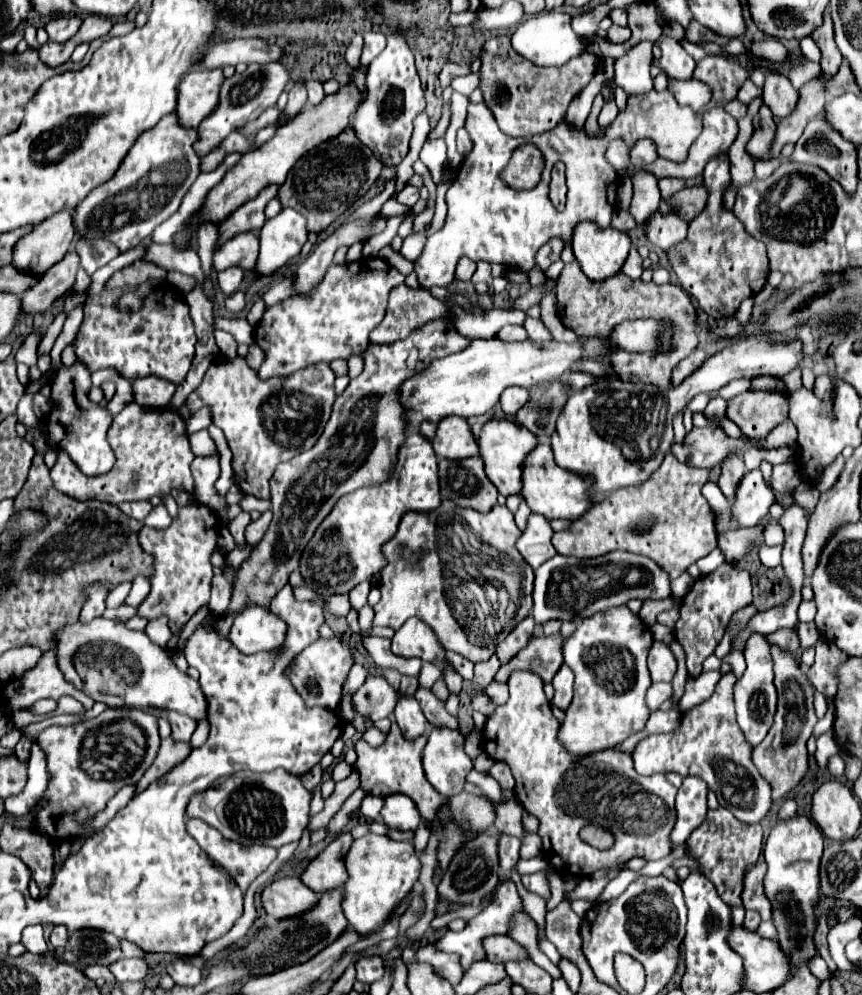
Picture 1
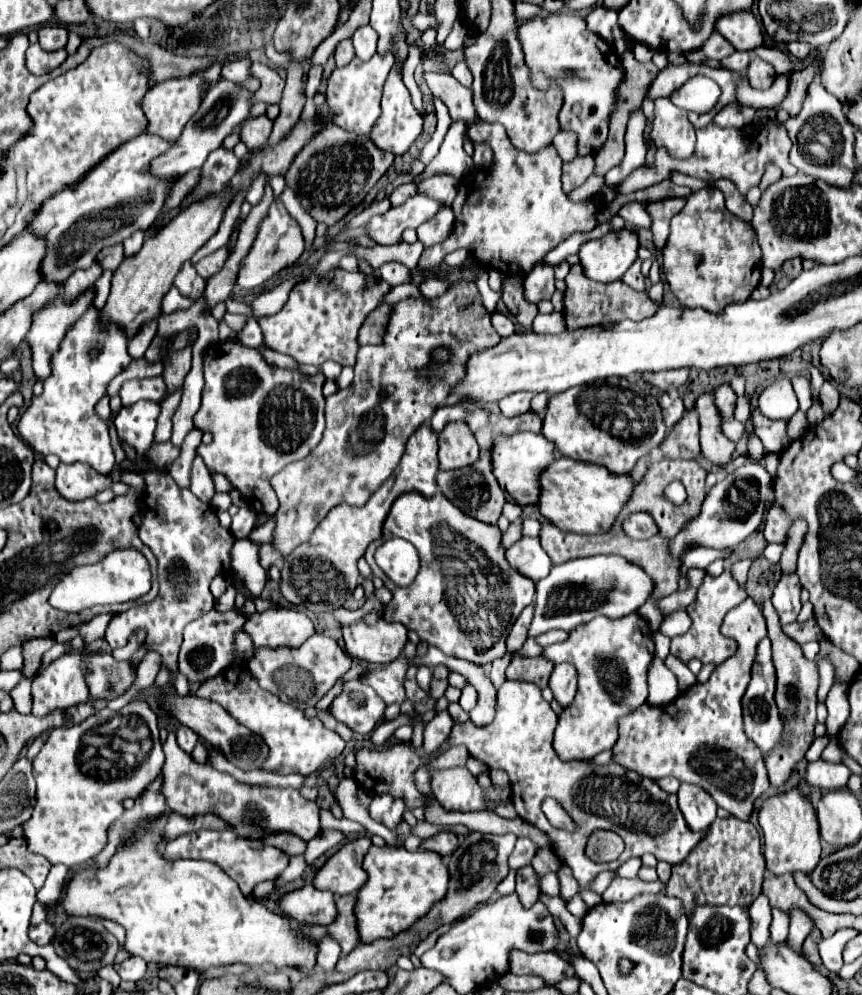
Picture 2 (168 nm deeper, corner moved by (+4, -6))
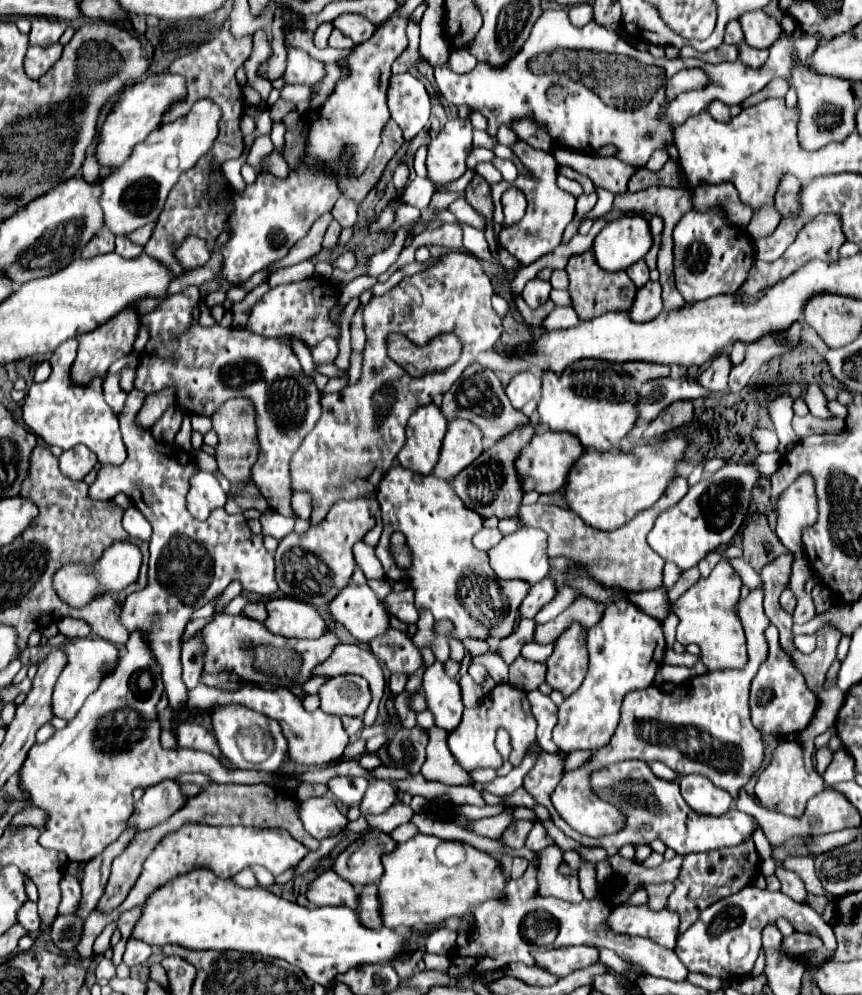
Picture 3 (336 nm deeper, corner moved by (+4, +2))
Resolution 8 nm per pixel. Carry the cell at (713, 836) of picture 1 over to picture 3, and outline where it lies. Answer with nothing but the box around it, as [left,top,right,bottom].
[667,840,759,934]

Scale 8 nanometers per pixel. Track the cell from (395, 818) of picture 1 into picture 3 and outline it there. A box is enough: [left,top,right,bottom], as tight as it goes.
[359,780,397,814]

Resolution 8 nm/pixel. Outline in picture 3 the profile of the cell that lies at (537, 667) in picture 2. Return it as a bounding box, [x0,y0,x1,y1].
[509,656,547,692]

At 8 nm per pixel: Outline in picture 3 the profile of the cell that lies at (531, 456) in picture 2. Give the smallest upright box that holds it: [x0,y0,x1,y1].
[517,430,585,494]

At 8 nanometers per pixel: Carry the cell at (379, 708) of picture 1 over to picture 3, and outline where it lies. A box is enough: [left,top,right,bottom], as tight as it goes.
[319,674,371,716]

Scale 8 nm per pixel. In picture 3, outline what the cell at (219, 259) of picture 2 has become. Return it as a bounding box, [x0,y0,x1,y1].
[173,236,209,268]

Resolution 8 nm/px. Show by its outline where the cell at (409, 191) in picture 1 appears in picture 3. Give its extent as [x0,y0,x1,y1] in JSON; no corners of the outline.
[393,164,409,190]

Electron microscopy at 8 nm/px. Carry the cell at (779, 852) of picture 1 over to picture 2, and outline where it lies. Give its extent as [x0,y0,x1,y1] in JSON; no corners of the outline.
[759,790,821,876]

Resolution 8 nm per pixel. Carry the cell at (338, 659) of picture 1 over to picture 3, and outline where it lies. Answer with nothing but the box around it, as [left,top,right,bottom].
[197,612,339,686]

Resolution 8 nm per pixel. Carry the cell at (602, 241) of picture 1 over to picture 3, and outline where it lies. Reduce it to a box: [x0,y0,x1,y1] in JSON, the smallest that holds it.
[591,216,653,270]

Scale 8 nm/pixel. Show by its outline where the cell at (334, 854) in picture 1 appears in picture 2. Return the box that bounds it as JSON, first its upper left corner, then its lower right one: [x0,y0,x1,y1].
[313,836,371,894]

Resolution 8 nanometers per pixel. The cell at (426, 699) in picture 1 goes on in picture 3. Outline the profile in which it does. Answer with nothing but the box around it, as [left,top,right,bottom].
[369,628,423,672]

